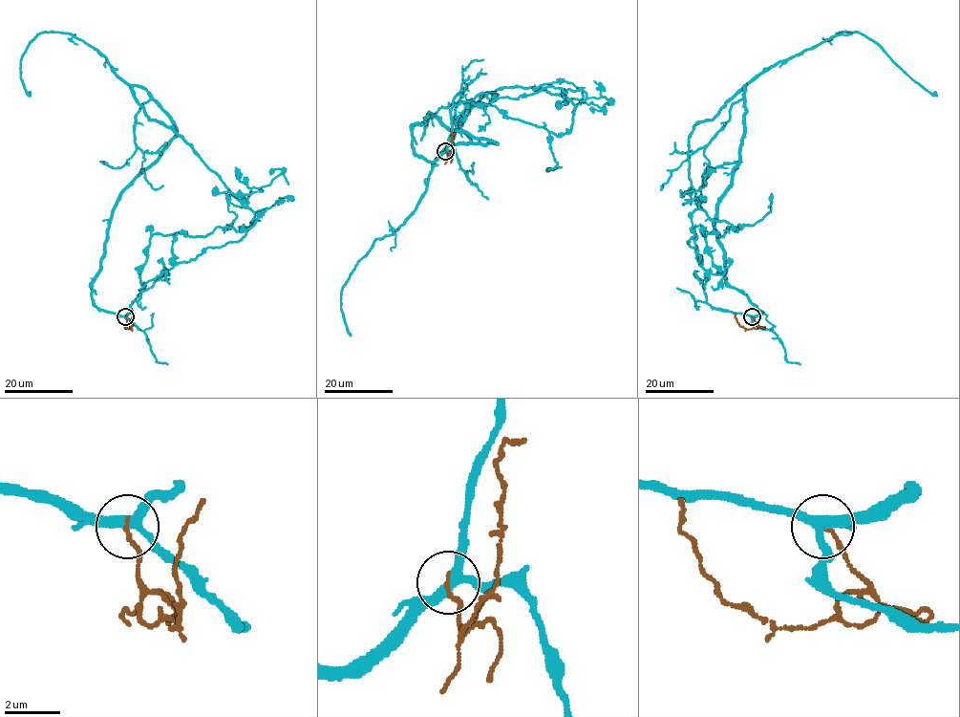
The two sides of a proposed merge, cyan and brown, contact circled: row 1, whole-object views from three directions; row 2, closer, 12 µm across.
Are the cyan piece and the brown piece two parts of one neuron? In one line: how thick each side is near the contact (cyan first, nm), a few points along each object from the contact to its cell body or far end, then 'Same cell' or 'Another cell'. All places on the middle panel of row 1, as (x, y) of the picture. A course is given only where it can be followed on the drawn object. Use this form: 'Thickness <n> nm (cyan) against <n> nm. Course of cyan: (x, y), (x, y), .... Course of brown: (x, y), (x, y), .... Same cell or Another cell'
Thickness 300 nm (cyan) against 140 nm. Course of cyan: (446, 150), (425, 161), (414, 125), (497, 142), (453, 141), (487, 93), (575, 105), (558, 136), (463, 110). Course of brown: (446, 150), (447, 156), (452, 150), (452, 134), (455, 133). Another cell

